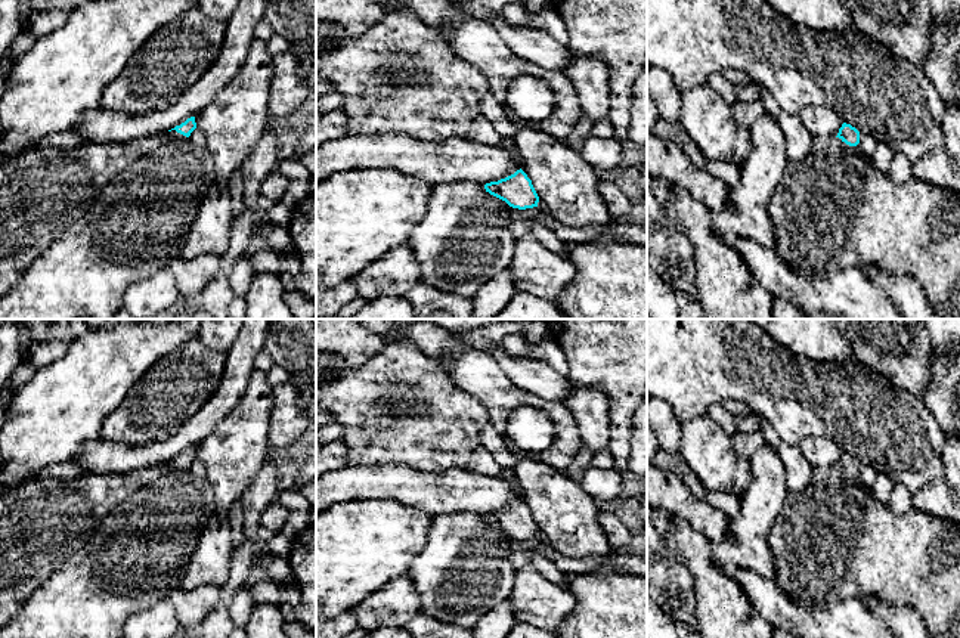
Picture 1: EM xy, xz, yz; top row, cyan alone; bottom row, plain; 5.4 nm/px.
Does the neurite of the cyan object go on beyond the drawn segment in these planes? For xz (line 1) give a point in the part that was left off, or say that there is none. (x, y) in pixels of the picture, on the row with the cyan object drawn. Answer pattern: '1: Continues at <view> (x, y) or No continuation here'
1: No continuation here

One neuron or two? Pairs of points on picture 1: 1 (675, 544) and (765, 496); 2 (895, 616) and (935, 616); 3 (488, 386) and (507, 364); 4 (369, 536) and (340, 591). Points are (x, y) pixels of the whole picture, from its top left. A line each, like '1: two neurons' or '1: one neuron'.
1: one neuron
2: two neurons
3: two neurons
4: one neuron

